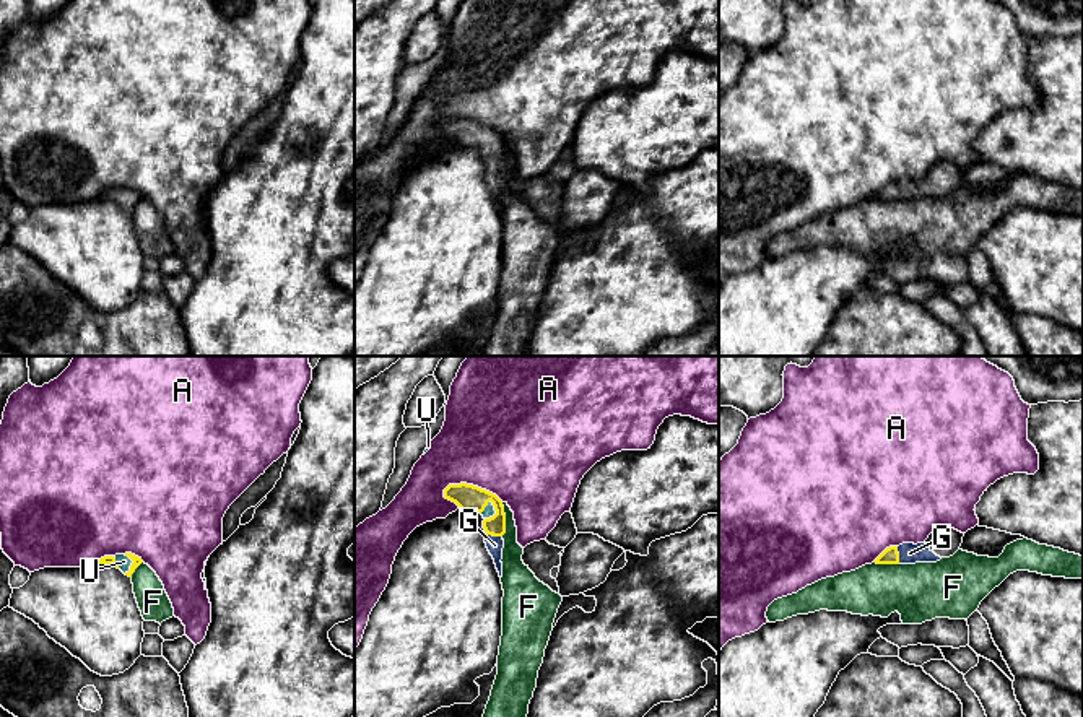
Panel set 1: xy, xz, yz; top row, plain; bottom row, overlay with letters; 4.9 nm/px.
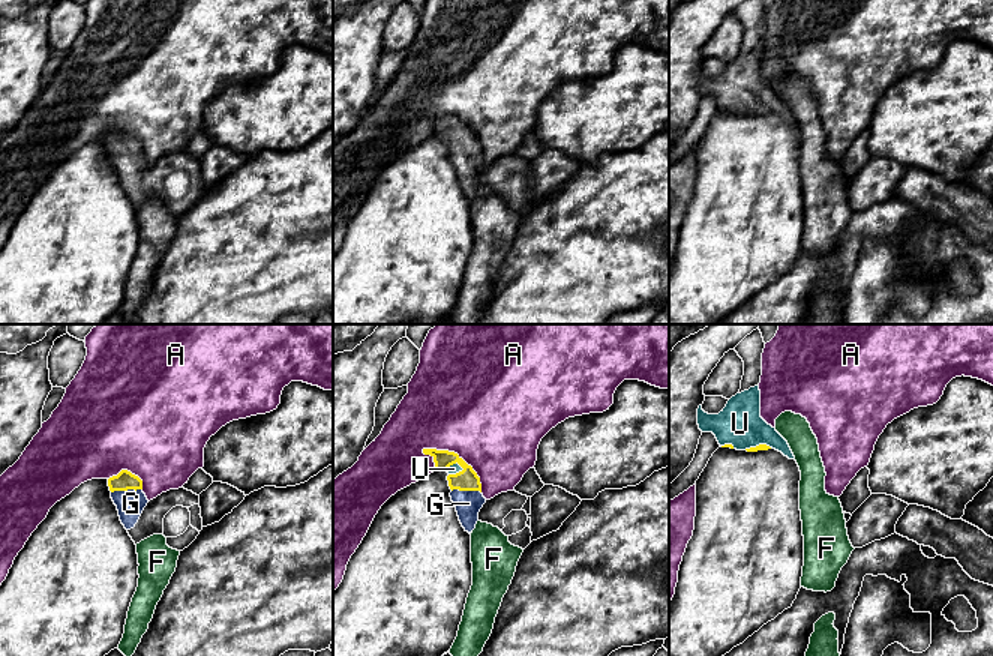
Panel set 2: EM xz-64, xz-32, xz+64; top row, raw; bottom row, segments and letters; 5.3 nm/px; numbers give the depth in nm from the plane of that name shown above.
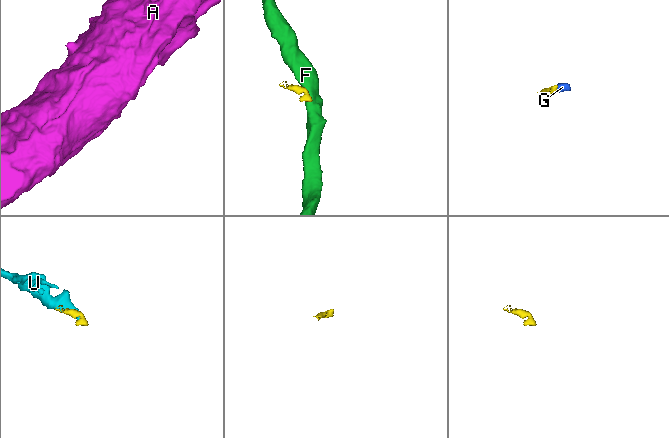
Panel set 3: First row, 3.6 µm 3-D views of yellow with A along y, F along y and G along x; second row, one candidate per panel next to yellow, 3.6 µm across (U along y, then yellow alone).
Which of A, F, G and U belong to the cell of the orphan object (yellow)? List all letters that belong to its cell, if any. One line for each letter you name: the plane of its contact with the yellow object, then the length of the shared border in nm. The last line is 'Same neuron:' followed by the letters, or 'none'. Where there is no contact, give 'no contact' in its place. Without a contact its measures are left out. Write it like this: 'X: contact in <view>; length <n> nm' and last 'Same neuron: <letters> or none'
G: contact in yz; length 90 nm
U: contact in xy; length 100 nm
Same neuron: G, U

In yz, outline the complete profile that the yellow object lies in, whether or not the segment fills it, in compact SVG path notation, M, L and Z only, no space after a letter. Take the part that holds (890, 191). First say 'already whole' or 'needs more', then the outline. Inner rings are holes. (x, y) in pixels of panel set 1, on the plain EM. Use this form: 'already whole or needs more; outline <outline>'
needs more; outline M951 163L935 164L924 179L902 179L899 182L886 184L873 198L876 200L916 200L937 198L942 193L953 192L961 179L964 169Z

